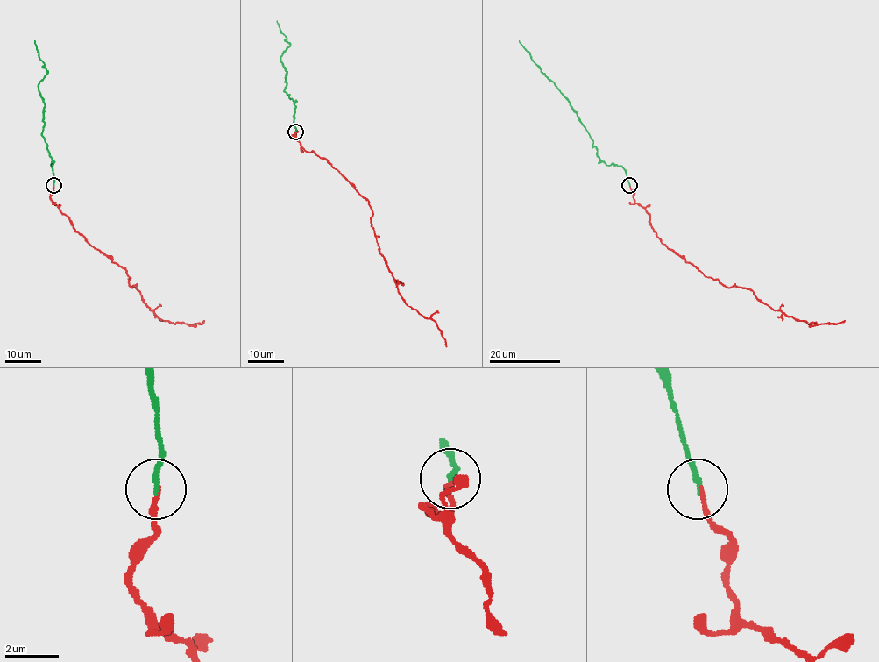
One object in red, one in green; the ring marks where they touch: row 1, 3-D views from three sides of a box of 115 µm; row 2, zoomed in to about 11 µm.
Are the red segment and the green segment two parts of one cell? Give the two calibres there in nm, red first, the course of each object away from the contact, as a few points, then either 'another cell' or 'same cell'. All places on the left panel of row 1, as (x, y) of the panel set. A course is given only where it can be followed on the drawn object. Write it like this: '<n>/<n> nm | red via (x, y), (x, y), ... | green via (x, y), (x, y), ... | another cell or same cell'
160/200 nm | red via (54, 185), (52, 201), (87, 242), (122, 266), (155, 316), (174, 323), (204, 320) | green via (53, 185), (52, 159), (41, 134), (44, 103), (38, 88), (47, 70), (38, 57), (34, 40) | same cell

